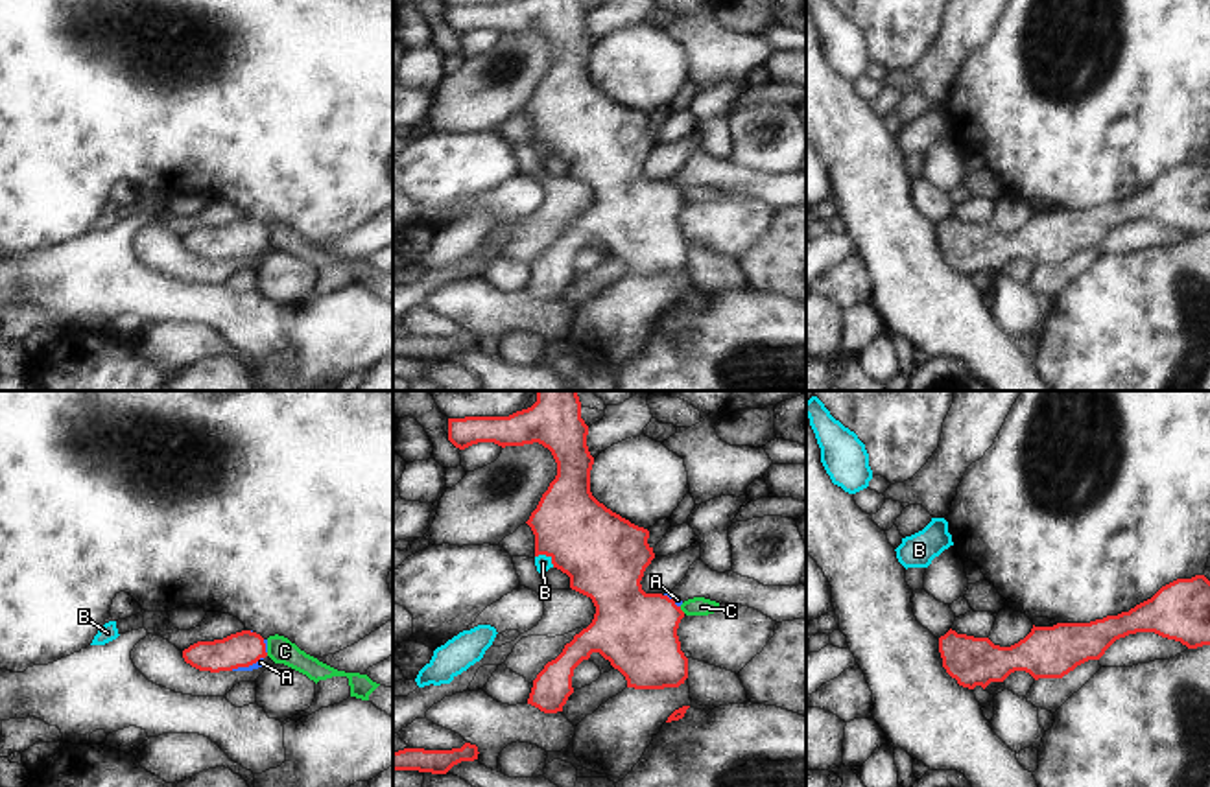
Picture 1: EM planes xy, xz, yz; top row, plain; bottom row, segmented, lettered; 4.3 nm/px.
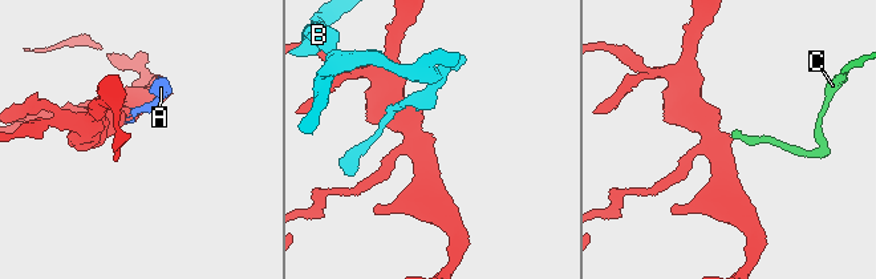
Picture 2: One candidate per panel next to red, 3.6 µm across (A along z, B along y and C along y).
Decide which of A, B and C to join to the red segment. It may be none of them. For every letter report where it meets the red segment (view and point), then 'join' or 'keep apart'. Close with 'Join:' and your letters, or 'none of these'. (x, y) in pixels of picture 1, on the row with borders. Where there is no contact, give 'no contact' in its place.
A: meets red in xy at (246, 666); join
B: meets red in xz at (546, 555); keep apart
C: meets red in xz at (681, 610); keep apart
Join: A

